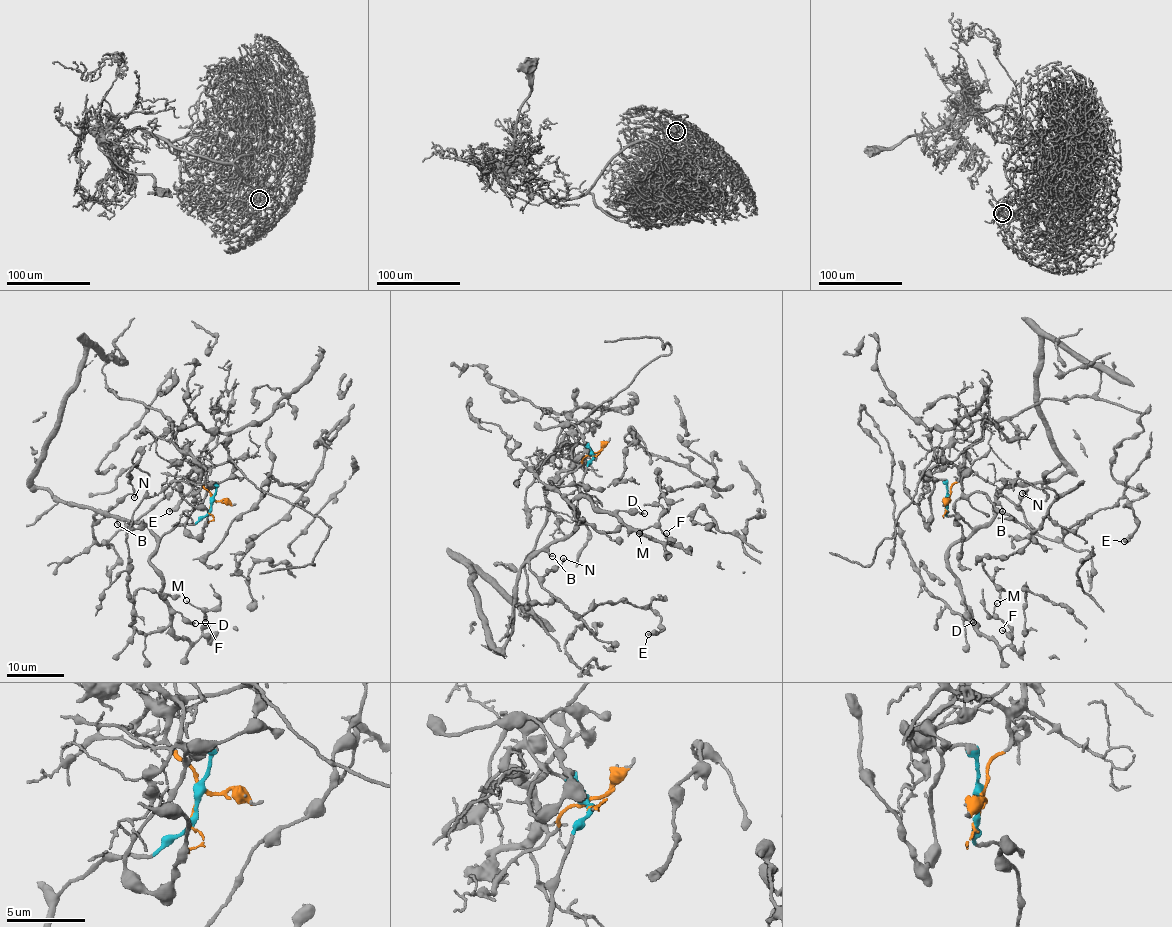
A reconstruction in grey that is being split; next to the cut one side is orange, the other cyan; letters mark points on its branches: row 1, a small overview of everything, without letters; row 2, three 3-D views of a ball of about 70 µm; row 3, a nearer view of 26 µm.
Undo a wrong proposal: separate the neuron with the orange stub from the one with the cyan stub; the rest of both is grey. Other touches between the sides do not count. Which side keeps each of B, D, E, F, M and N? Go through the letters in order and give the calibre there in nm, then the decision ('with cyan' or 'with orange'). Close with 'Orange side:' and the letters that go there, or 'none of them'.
B: 110 nm | with cyan
D: 320 nm | with cyan
E: 320 nm | with cyan
F: 110 nm | with cyan
M: 90 nm | with cyan
N: 200 nm | with cyan
Orange side: none of them

